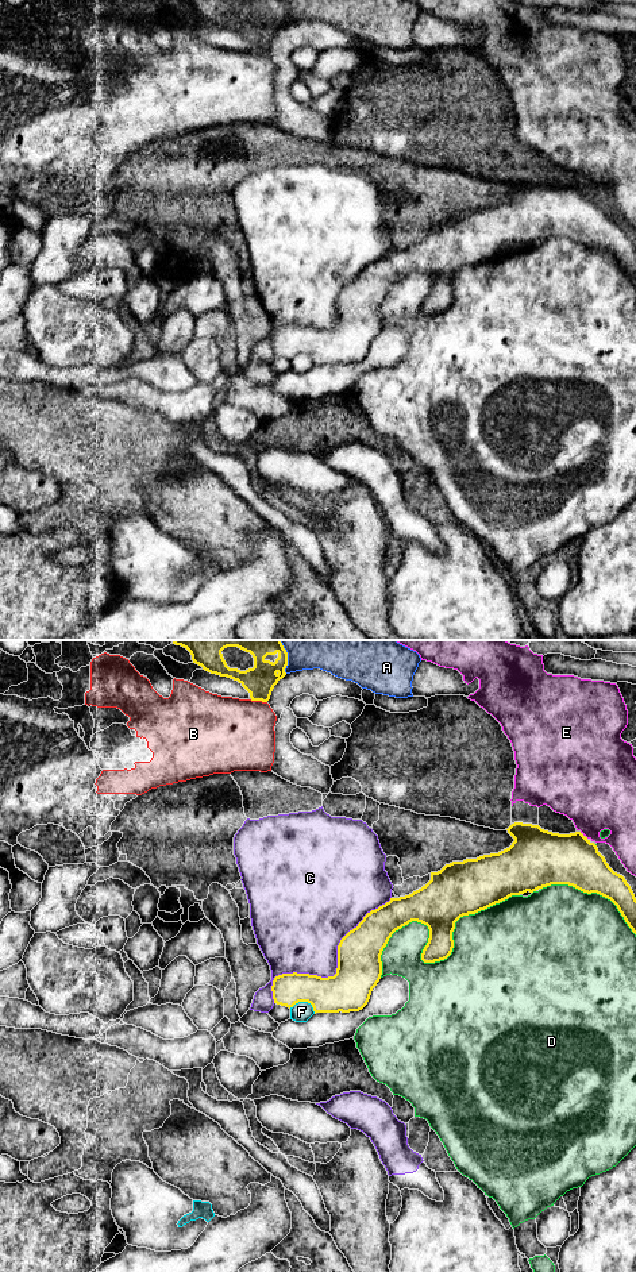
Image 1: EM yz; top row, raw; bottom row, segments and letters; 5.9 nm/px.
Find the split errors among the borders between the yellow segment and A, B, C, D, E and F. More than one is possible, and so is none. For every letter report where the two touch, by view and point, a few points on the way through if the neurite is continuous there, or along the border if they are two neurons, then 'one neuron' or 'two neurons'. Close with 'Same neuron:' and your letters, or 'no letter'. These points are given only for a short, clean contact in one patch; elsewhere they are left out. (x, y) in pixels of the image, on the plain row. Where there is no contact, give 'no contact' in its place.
A: contact yz (286, 12); border yz (284, 0), (286, 4), (286, 24); two neurons
B: contact yz (258, 51); two neurons
C: contact yz (336, 324); two neurons
D: contact yz (428, 313); two neurons
E: contact yz (582, 187); two neurons
F: contact yz (304, 353); two neurons
Same neuron: no letter

